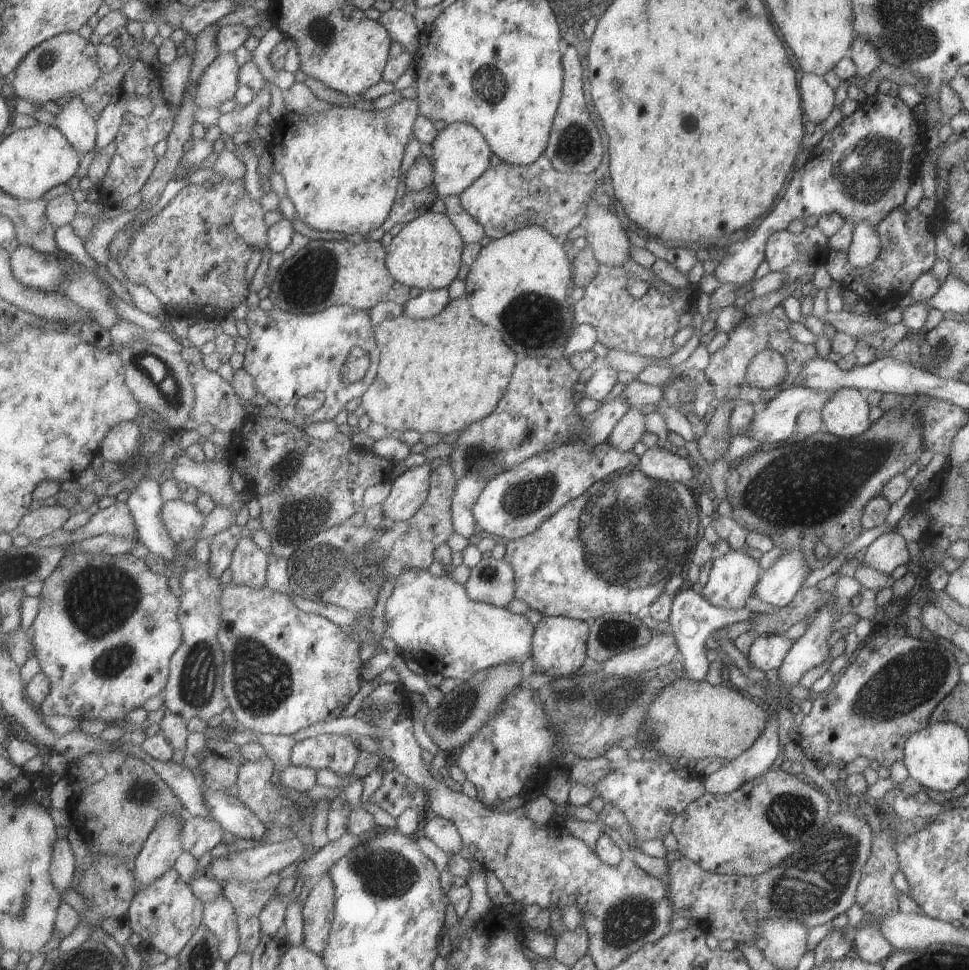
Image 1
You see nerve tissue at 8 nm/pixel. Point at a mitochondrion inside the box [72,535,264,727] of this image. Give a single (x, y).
(201, 666)

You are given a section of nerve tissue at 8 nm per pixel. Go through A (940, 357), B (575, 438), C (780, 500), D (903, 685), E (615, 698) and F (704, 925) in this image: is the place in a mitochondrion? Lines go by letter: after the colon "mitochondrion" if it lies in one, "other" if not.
A: mitochondrion
B: other
C: mitochondrion
D: mitochondrion
E: mitochondrion
F: other

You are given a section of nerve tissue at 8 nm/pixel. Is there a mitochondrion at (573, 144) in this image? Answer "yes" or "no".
yes

